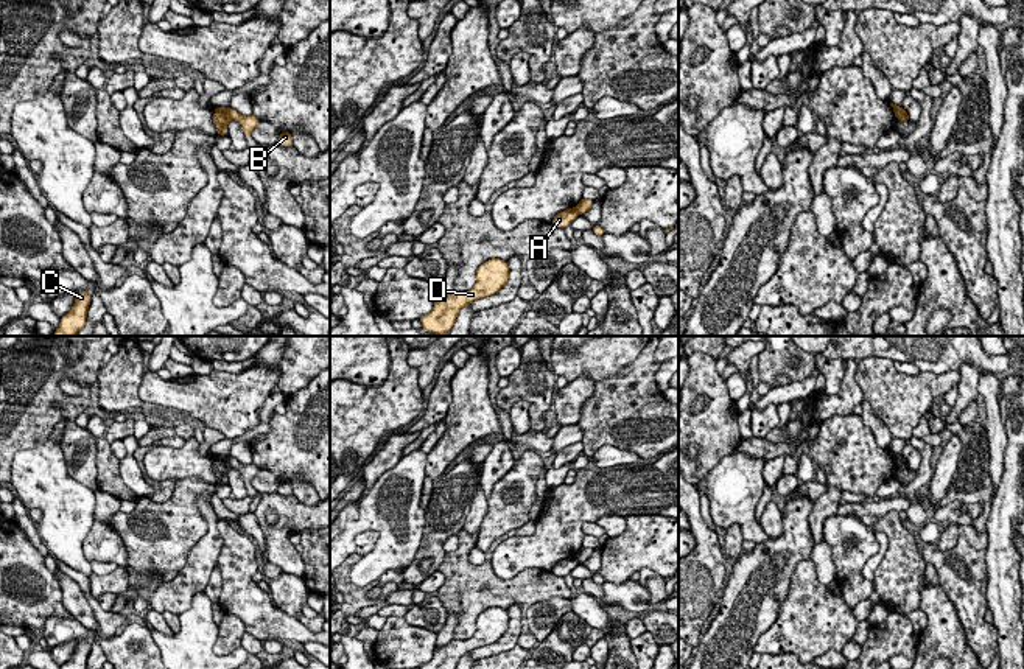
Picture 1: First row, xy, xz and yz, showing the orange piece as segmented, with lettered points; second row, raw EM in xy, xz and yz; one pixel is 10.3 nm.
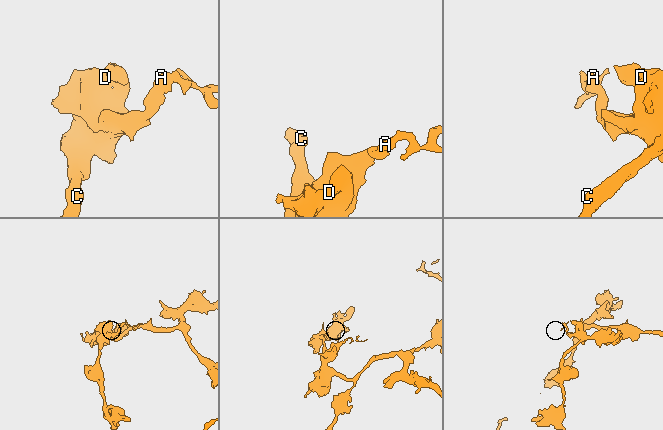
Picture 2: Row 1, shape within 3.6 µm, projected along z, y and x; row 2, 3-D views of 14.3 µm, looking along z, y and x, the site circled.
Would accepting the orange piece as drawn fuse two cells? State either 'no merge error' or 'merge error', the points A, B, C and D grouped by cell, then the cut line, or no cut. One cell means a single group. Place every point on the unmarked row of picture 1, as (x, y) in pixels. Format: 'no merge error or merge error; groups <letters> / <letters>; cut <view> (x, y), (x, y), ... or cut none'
merge error; groups A C D / B; cut xy (227, 456), (231, 467)

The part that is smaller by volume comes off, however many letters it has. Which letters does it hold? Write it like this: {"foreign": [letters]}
{"foreign": ["B"]}

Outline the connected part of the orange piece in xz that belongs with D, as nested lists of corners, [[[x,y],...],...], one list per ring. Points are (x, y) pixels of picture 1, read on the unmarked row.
[[[492,607],[476,619],[476,633],[468,639],[451,639],[445,646],[436,646],[433,658],[419,669],[456,669],[458,661],[473,649],[498,641],[509,627],[509,615],[504,608]]]

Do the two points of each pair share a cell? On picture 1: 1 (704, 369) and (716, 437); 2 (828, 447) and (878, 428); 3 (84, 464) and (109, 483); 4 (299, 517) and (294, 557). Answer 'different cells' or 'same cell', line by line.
1: same cell
2: different cells
3: different cells
4: same cell

